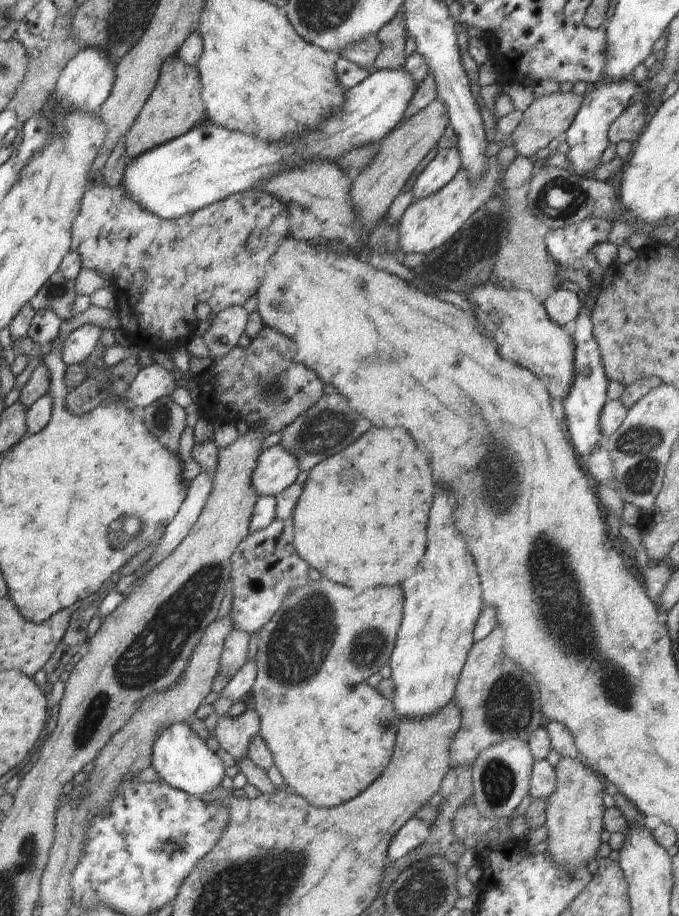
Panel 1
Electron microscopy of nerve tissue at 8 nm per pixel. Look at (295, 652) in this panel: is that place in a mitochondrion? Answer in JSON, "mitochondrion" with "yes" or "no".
{"mitochondrion":"yes"}

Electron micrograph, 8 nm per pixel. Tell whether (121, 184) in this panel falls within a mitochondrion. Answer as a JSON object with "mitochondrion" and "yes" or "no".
{"mitochondrion":"no"}

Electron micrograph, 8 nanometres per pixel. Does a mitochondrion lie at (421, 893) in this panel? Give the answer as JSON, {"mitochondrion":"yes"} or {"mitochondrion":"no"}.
{"mitochondrion":"yes"}

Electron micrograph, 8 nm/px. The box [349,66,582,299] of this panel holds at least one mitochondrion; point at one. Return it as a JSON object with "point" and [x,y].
{"point":[488,232]}

